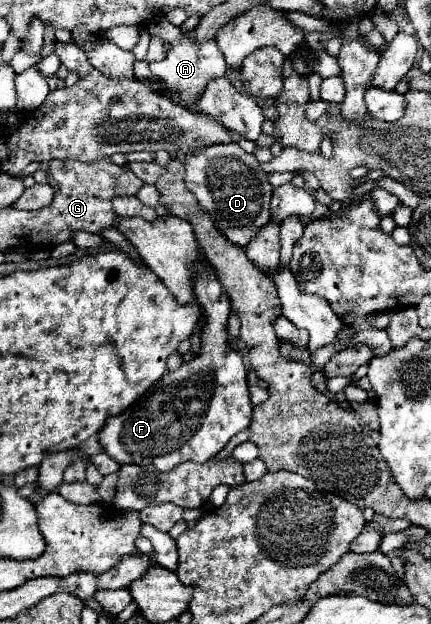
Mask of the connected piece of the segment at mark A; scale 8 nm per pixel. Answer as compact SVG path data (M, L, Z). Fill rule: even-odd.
M157 17L149 23L149 33L160 37L165 42L173 45L169 55L165 57L165 61L159 61L159 63L151 63L151 73L161 77L167 85L167 91L171 93L171 101L175 105L181 105L185 109L191 109L201 93L205 91L205 85L211 81L211 79L217 79L217 77L223 77L225 71L227 71L227 65L225 65L225 57L223 53L217 49L217 43L215 39L211 41L205 41L205 43L195 43L191 41L187 35L189 33L181 33L179 27L175 25L165 25L165 17Z

